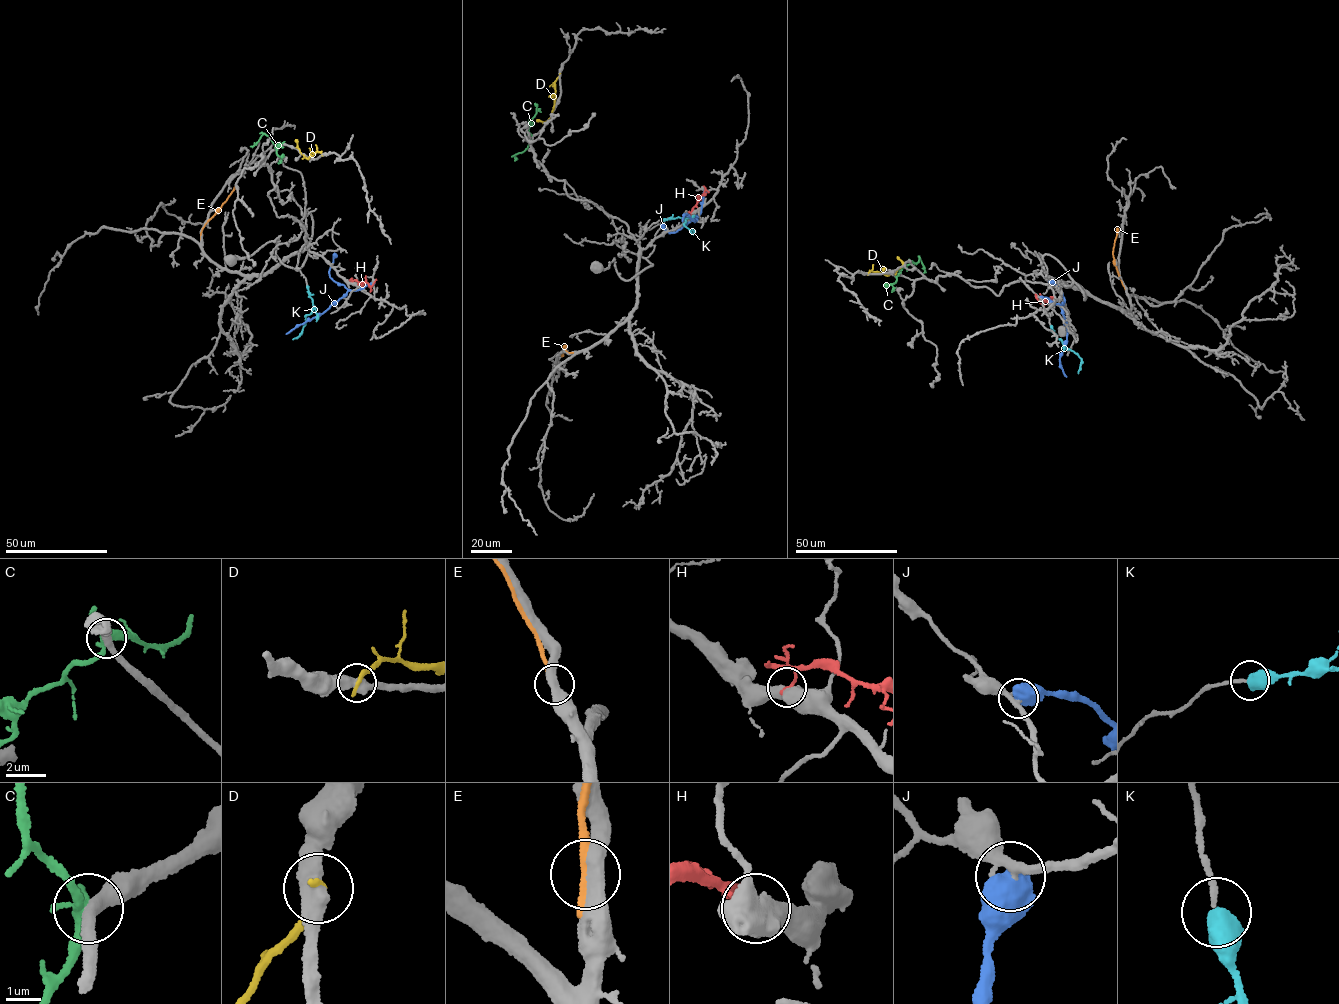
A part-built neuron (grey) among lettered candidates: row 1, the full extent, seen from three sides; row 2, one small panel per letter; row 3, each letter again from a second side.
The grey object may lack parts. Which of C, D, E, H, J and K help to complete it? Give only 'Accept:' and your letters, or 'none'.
Accept: K

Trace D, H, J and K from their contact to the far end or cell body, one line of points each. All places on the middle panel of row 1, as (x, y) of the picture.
D: (560, 74), (554, 81), (551, 115), (544, 122), (536, 120)
H: (692, 214), (705, 189), (703, 186)
J: (705, 191), (695, 221), (686, 213), (682, 221)
K: (663, 219), (678, 216), (684, 219), (684, 226), (692, 230)

